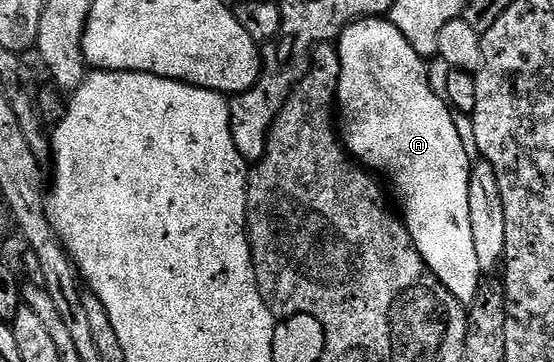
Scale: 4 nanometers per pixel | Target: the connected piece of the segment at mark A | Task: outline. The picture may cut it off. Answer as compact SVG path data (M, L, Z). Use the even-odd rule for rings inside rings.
M391 18L357 19L340 34L338 50L340 80L336 97L338 115L342 120L342 142L348 154L369 172L392 178L392 187L400 198L399 210L403 221L424 259L424 265L436 274L438 281L459 303L471 305L482 282L478 257L474 254L474 236L470 230L473 160L466 145L462 145L462 137L458 137L458 125L454 125L452 108L434 93L428 84L425 60L392 24Z

